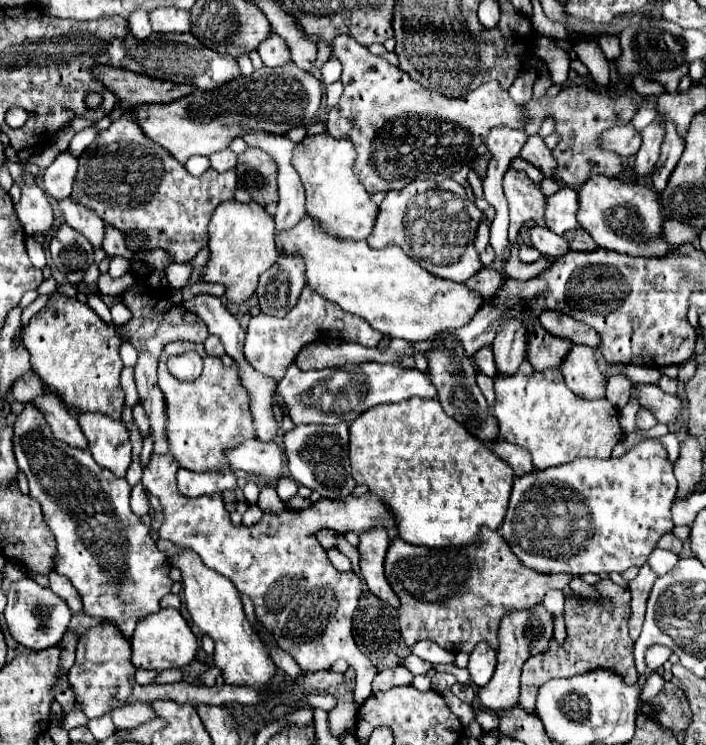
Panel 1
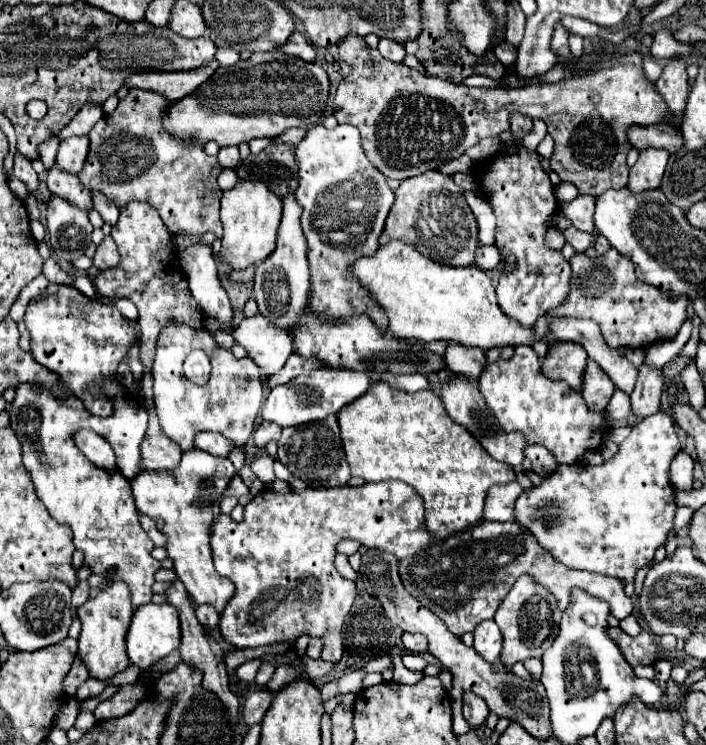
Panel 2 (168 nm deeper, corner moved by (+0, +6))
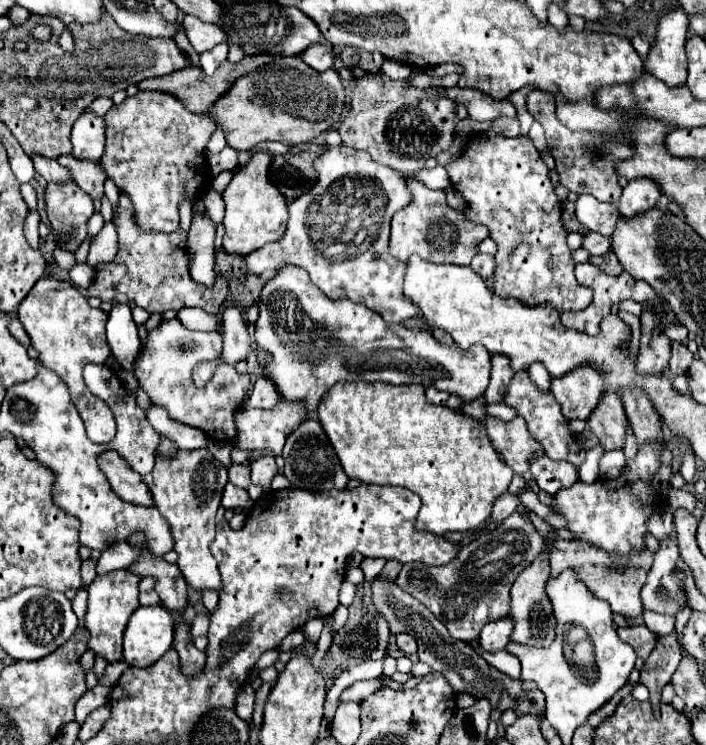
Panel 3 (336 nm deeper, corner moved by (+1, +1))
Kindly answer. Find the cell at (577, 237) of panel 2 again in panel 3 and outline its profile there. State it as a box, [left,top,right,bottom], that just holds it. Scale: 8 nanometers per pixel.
[582,232,610,256]

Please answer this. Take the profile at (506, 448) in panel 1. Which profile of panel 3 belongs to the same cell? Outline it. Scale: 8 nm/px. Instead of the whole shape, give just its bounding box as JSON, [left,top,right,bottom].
[530,456,578,496]

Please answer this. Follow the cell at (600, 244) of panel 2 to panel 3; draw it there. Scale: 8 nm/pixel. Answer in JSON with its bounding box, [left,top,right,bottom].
[590,252,624,276]

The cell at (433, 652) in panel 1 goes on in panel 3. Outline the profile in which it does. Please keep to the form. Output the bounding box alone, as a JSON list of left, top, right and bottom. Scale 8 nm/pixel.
[396,632,416,656]

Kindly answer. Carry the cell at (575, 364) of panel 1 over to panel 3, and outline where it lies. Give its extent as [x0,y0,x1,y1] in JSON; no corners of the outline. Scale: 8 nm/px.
[588,392,628,452]

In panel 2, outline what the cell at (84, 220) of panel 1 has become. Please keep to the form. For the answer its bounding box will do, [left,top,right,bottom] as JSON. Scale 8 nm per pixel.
[47,165,93,213]

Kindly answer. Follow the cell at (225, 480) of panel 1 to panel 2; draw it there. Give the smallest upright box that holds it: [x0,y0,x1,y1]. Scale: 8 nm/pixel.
[131,449,235,615]

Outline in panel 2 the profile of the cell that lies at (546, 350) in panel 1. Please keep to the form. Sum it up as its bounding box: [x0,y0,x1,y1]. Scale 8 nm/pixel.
[541,341,587,389]

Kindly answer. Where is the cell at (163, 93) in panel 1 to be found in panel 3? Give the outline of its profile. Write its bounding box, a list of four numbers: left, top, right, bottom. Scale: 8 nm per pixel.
[138,54,274,114]

